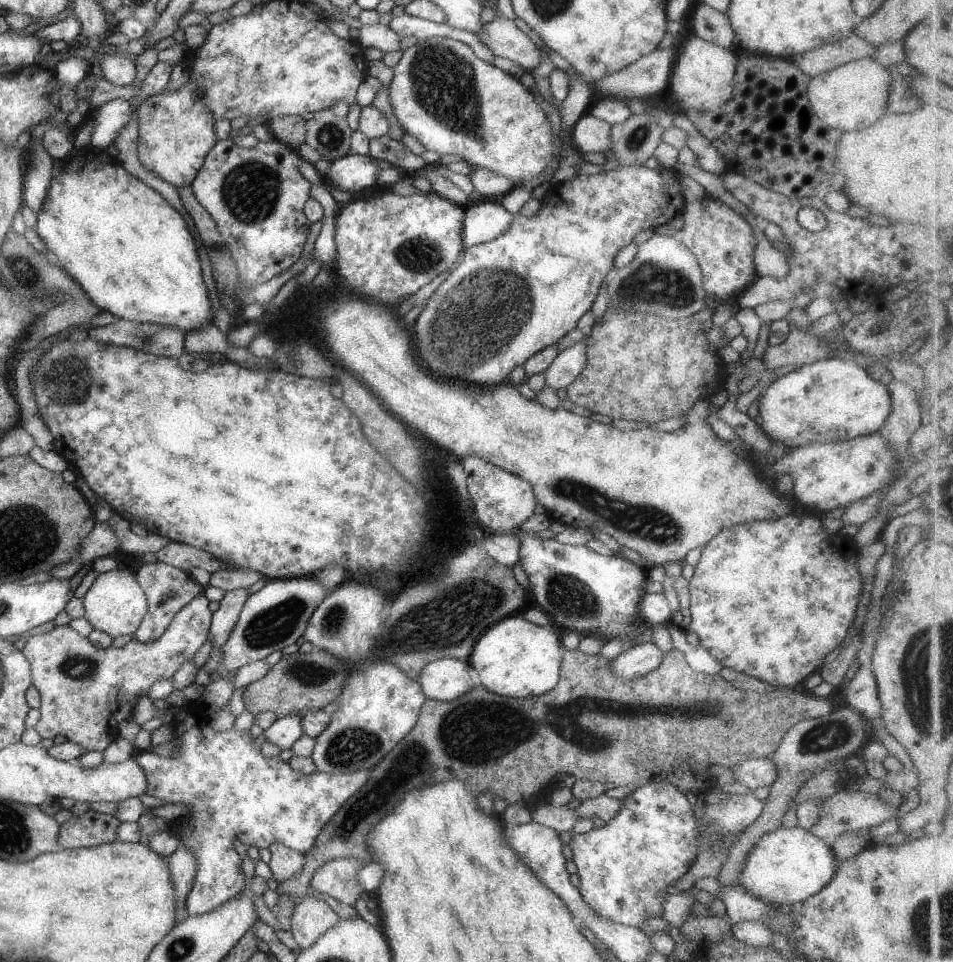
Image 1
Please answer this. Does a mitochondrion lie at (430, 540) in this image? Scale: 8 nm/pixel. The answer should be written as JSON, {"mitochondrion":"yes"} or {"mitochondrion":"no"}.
{"mitochondrion":"no"}

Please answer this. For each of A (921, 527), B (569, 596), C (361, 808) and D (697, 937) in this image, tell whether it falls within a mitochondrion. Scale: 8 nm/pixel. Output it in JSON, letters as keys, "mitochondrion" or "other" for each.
{"A":"other","B":"mitochondrion","C":"mitochondrion","D":"other"}

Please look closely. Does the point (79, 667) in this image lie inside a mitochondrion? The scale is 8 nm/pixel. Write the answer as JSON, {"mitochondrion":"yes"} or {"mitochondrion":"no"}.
{"mitochondrion":"yes"}

